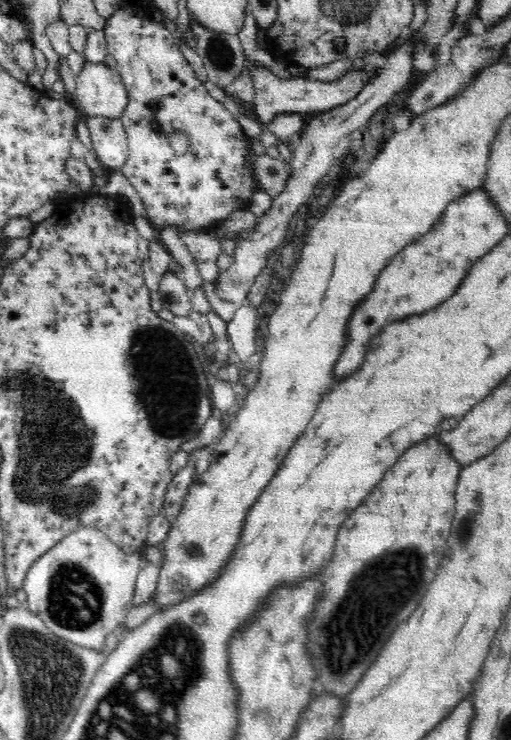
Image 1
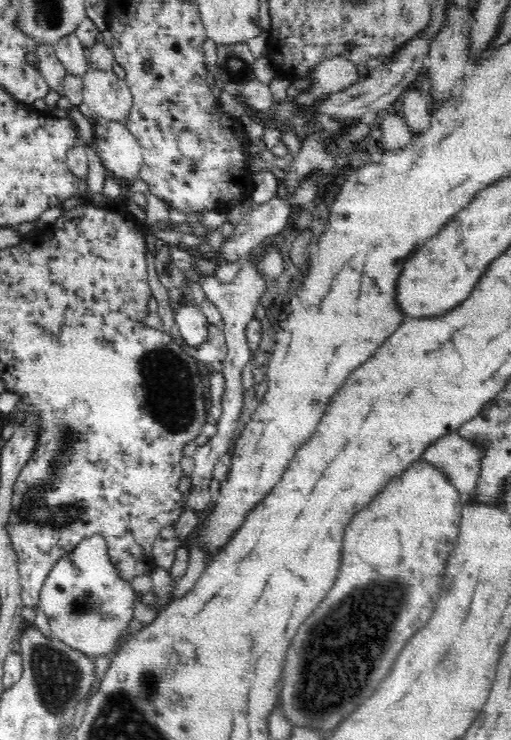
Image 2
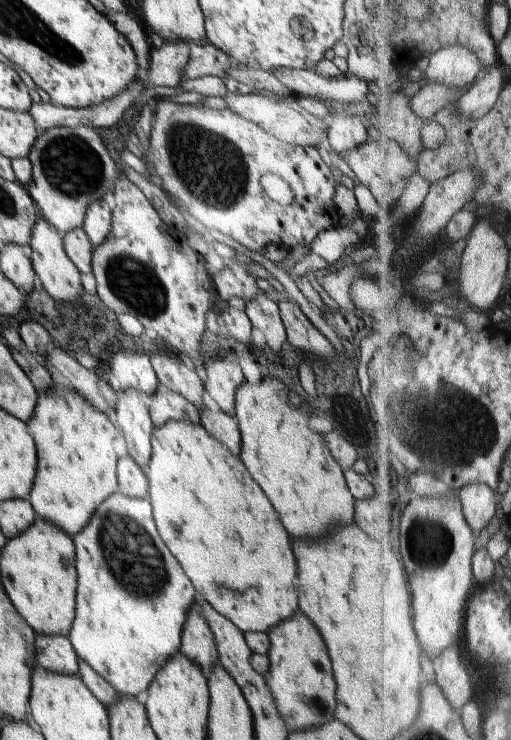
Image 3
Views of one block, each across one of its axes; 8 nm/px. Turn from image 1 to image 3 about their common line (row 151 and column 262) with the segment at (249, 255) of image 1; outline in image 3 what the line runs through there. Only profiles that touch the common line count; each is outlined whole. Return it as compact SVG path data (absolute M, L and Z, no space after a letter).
M265 294L246 302L245 313L254 328L258 328L272 350L280 351L287 334L280 316L279 306Z

